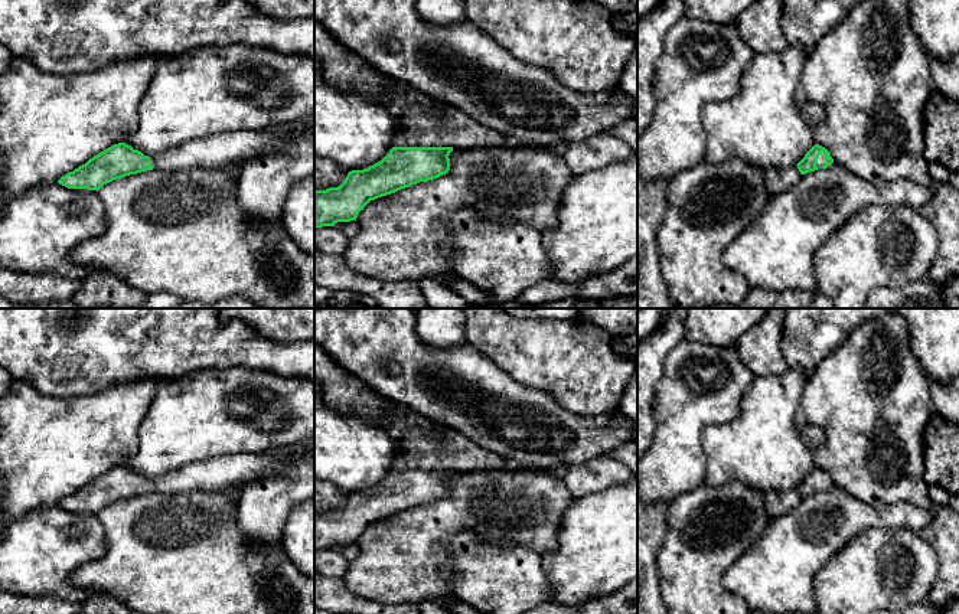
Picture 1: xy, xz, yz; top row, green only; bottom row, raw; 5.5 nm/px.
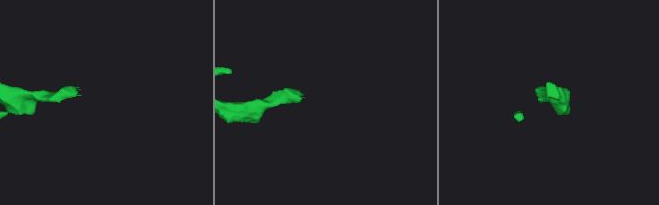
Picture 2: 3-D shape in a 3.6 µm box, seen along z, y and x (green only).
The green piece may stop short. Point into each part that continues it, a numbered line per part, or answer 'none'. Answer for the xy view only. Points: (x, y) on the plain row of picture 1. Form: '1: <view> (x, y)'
1: xy (228, 474)

